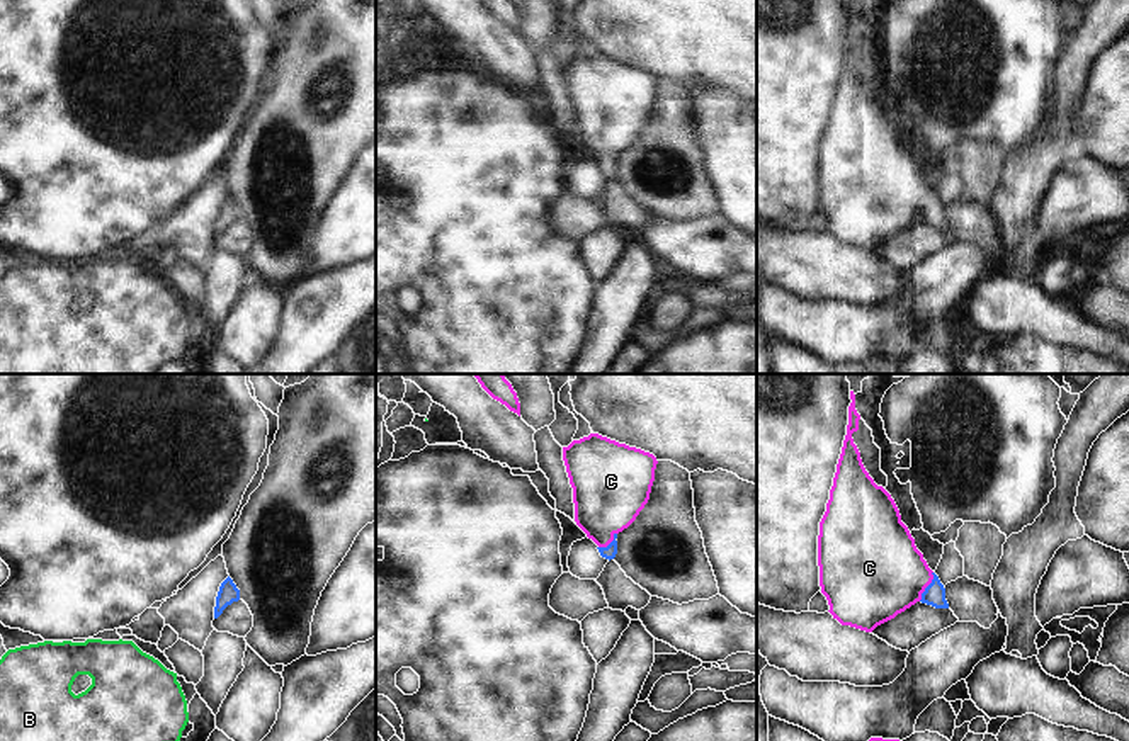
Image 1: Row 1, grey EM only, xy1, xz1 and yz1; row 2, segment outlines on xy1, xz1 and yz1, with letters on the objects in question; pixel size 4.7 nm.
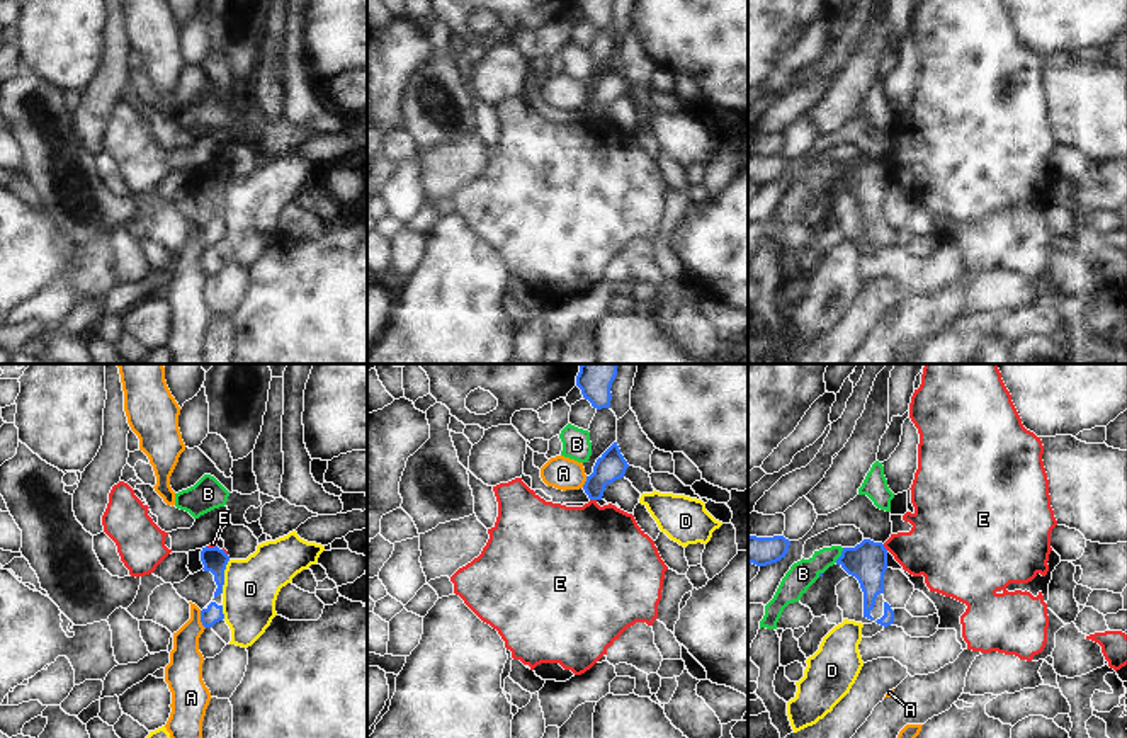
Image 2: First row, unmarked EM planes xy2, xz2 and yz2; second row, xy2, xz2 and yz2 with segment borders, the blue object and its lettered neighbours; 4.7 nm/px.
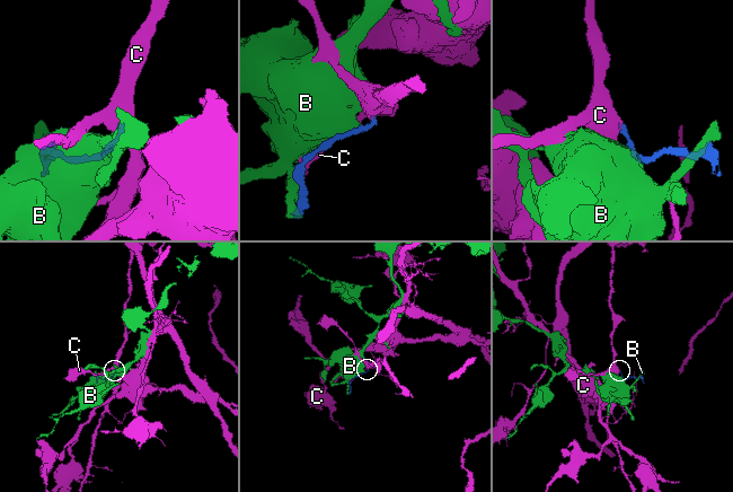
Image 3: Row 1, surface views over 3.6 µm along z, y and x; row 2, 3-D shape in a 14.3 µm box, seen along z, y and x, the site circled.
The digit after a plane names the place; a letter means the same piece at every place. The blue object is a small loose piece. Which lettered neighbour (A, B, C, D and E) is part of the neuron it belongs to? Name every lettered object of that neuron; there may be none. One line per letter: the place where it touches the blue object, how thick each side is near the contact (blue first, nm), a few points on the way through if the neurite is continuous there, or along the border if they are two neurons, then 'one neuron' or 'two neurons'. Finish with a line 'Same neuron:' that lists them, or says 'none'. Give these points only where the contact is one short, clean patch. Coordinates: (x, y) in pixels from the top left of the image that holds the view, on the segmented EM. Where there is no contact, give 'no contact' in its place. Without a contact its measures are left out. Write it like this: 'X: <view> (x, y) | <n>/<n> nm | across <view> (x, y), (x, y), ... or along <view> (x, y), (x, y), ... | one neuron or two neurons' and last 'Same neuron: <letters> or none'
A: xy2 (201, 619) | 90/160 nm | along xy2 (199, 611), (199, 621), (204, 628) | two neurons
B: yz2 (842, 555) | 190/130 nm | two neurons
C: yz1 (927, 587) | 100/440 nm | across yz1 (934, 593), (927, 587), (891, 573), (876, 573) | one neuron
D: xy2 (223, 577) | 120/260 nm | along xy2 (230, 560), (221, 592) | two neurons
E: xz2 (594, 499) | 140/440 nm | along xz2 (590, 499), (595, 500) | two neurons
Same neuron: C

